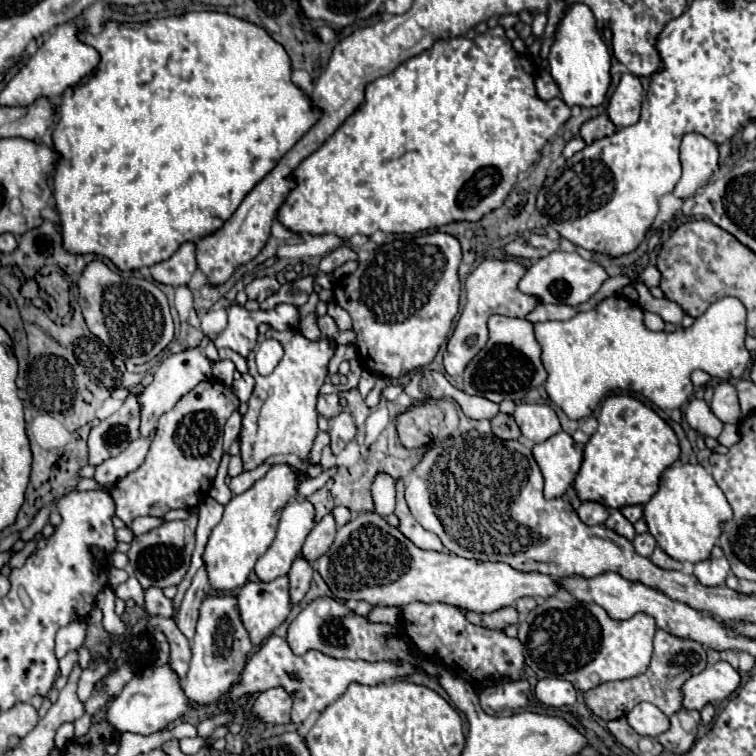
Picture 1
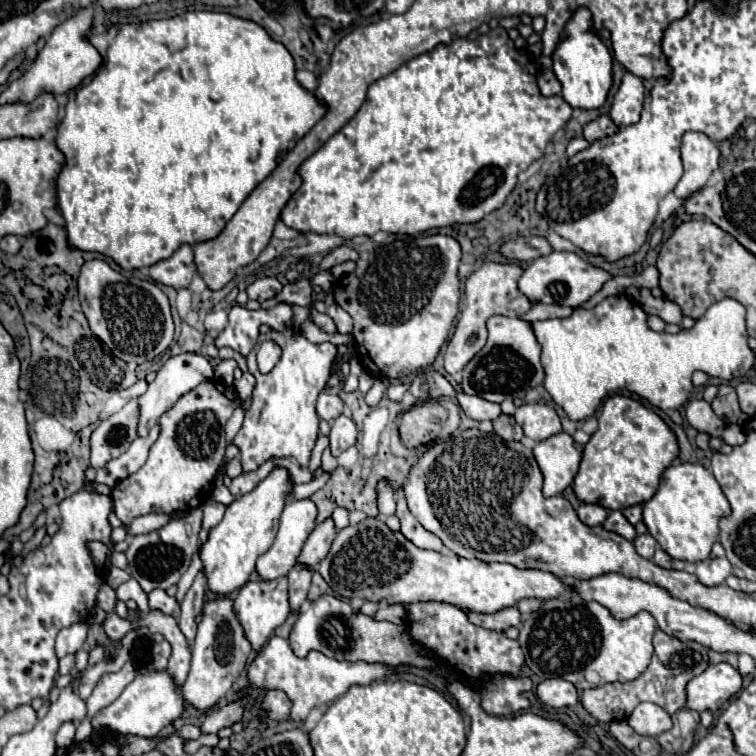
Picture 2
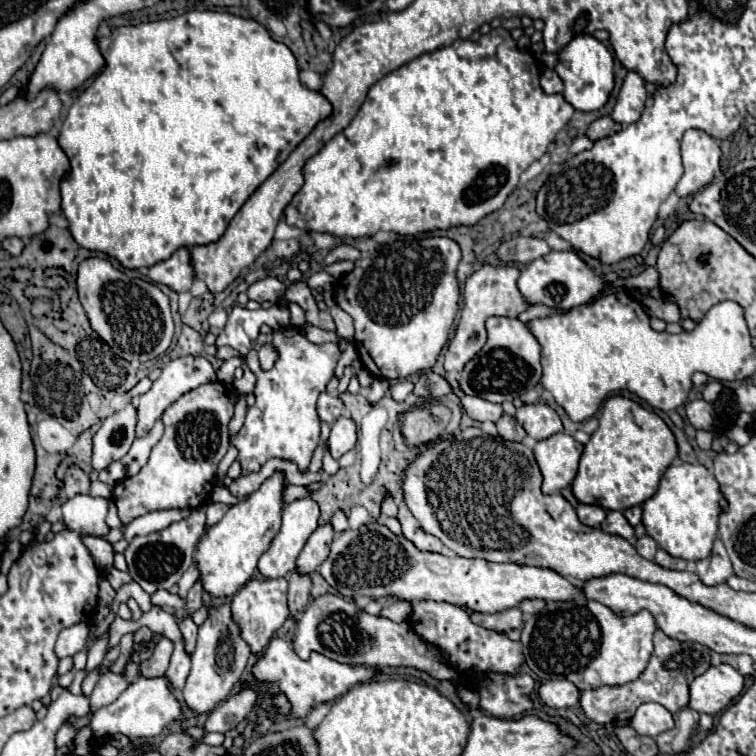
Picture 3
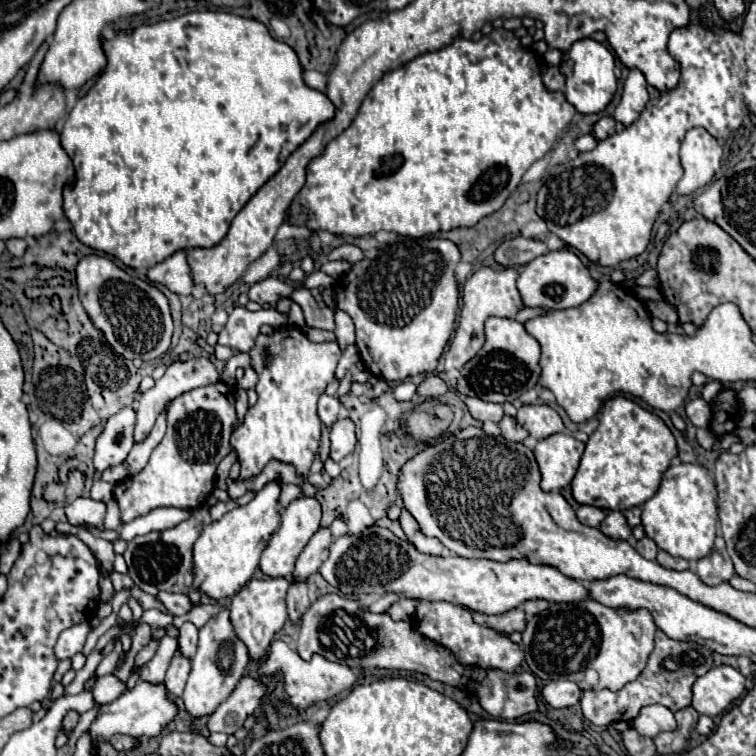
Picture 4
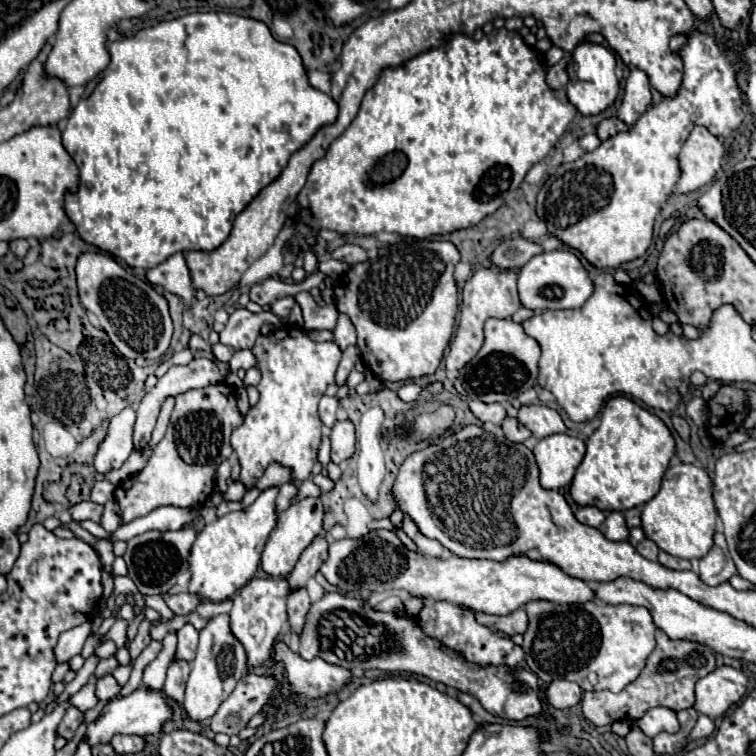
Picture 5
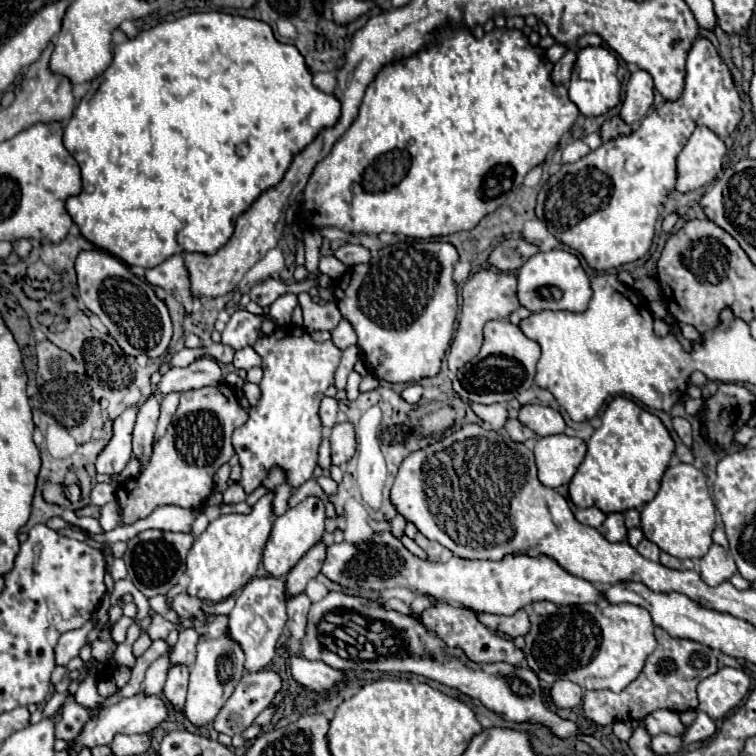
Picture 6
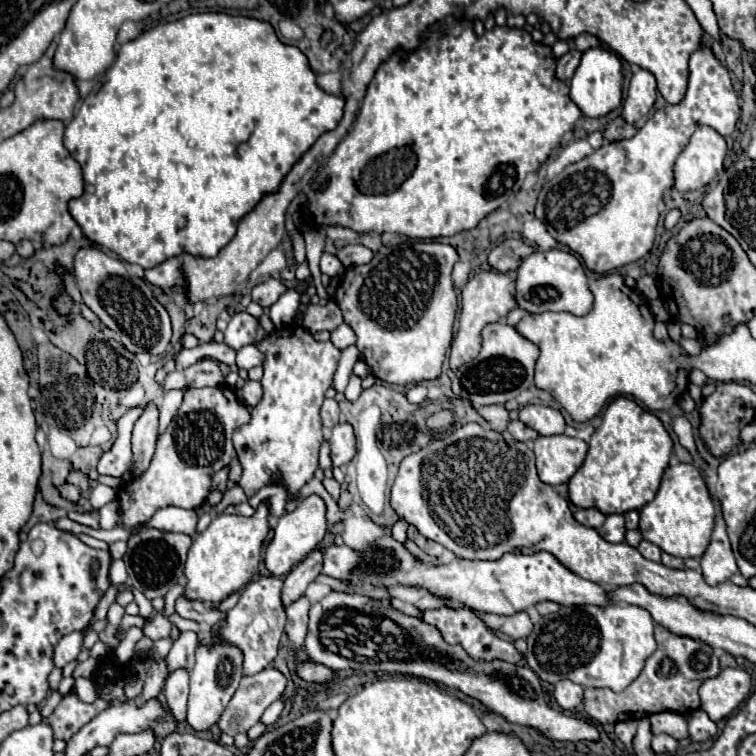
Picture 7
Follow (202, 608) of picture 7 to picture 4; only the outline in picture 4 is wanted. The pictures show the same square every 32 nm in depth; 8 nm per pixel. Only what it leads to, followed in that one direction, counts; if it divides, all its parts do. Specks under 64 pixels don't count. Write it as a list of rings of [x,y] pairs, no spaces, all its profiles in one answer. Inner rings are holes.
[[[158,592],[156,600],[164,604],[164,608],[172,614],[172,616],[184,616],[190,612],[192,604],[188,600],[186,594],[172,594],[172,592]]]

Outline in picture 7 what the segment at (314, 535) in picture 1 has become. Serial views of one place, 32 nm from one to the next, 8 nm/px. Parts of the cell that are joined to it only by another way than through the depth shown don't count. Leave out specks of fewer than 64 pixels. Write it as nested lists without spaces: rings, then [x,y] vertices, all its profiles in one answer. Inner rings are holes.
[[[314,548],[300,564],[296,564],[292,568],[292,572],[284,580],[284,590],[282,590],[284,606],[288,606],[290,602],[298,600],[304,594],[304,590],[308,588],[308,584],[320,574],[322,560],[324,560],[322,550],[320,548]]]

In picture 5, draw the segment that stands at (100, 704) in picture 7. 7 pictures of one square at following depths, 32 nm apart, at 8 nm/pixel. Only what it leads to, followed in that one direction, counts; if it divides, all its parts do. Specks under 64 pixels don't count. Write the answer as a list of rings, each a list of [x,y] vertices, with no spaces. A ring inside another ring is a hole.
[[[68,708],[66,714],[64,714],[64,718],[62,718],[62,722],[60,722],[60,726],[58,726],[58,734],[64,736],[66,740],[70,740],[70,738],[74,736],[76,728],[78,728],[80,722],[82,722],[82,716],[84,716],[84,714],[82,714],[78,708]]]

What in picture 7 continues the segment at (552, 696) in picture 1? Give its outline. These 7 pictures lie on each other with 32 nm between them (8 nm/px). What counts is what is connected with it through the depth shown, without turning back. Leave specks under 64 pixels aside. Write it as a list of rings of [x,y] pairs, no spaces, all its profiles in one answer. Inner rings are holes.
[[[560,680],[554,684],[554,692],[552,692],[556,704],[564,710],[574,710],[576,706],[582,704],[584,698],[584,688],[570,682],[570,680]]]

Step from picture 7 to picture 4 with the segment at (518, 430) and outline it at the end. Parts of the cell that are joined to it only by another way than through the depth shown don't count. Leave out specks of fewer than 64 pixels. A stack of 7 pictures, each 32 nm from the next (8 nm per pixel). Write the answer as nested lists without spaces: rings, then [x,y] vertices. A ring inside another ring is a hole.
[[[504,416],[504,418],[498,422],[498,428],[500,428],[502,436],[504,436],[506,440],[510,440],[510,442],[522,442],[522,440],[528,436],[528,432],[526,432],[514,418],[510,418],[510,416]]]

